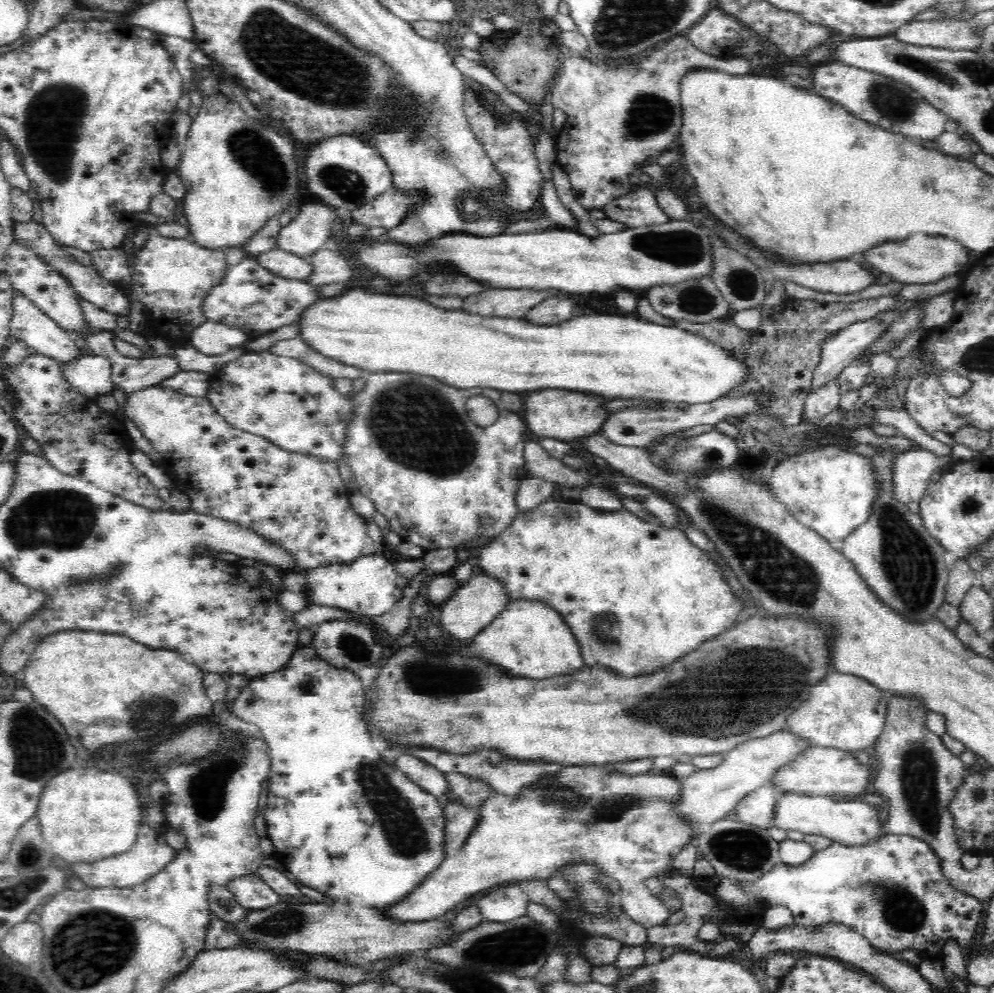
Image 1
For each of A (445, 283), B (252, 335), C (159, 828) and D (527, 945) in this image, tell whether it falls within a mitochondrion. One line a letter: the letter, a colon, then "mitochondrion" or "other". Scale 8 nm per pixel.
A: mitochondrion
B: other
C: other
D: mitochondrion

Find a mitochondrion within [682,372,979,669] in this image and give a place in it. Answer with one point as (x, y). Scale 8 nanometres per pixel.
(761, 555)

